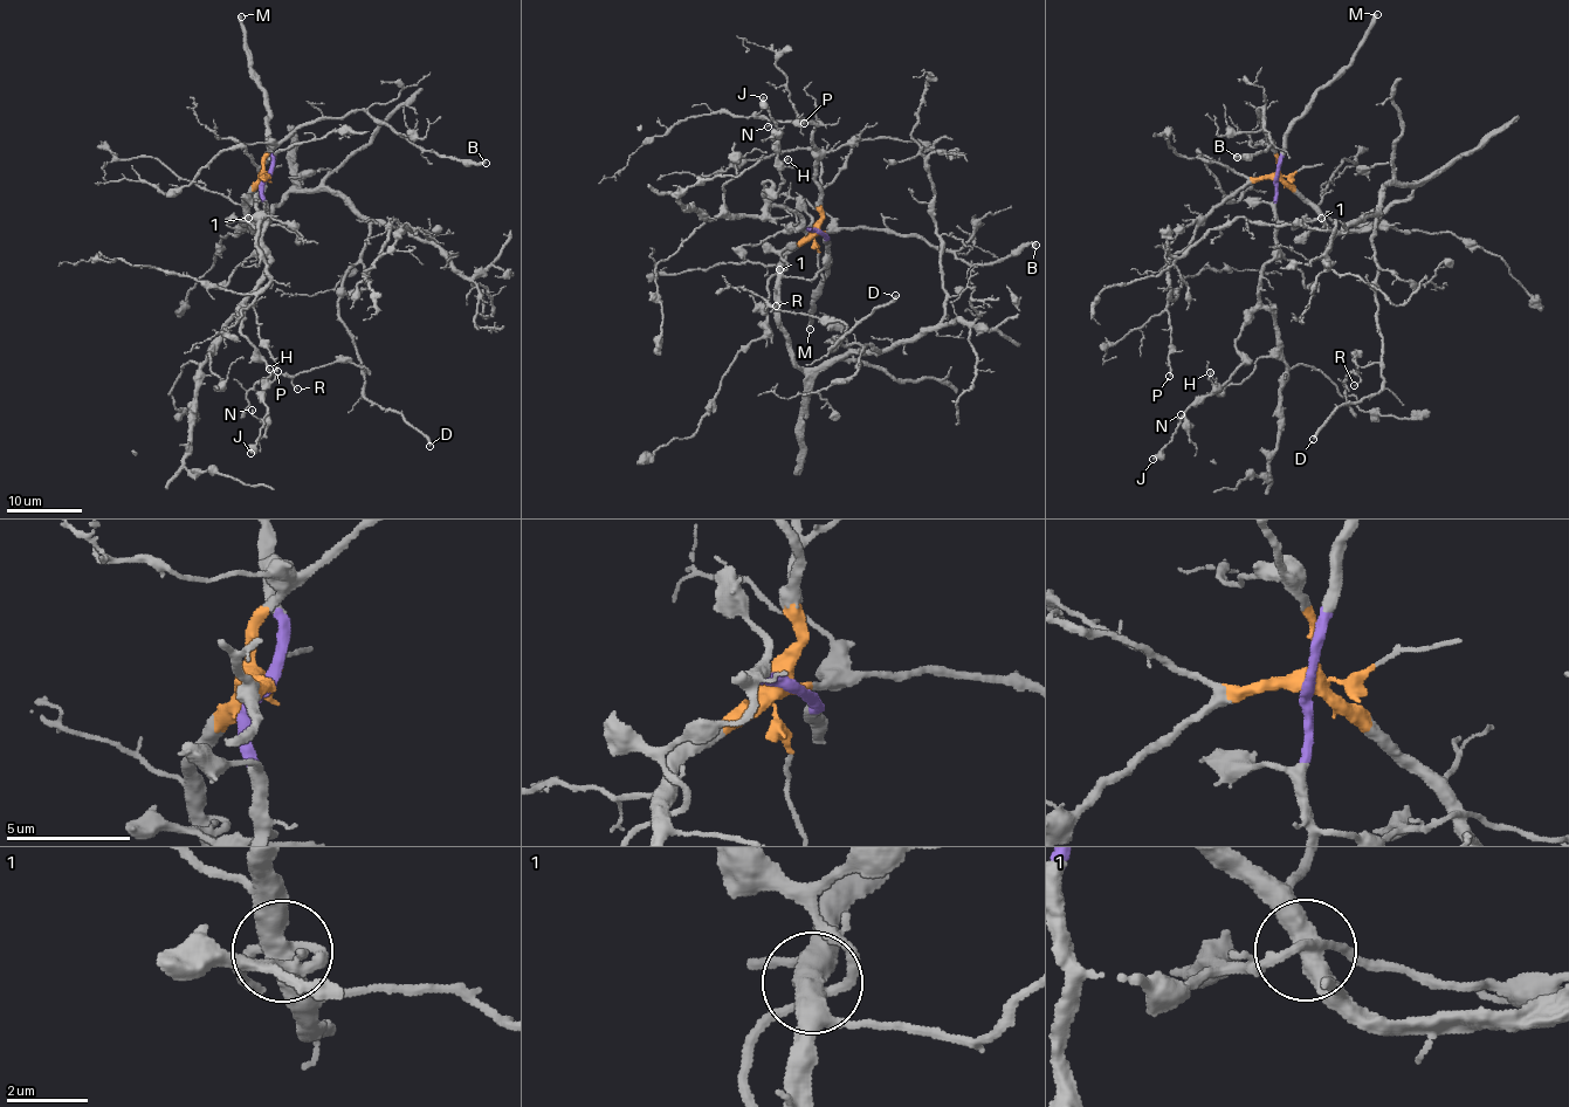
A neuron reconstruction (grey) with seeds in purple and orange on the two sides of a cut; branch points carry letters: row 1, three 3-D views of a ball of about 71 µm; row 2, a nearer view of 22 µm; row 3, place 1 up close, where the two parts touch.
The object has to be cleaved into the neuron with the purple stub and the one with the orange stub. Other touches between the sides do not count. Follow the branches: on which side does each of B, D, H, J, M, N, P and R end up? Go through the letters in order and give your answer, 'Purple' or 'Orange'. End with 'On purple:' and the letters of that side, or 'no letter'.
B: Orange
D: Orange
H: Purple
J: Purple
M: Purple
N: Purple
P: Orange
R: Orange
On purple: H, J, M, N

